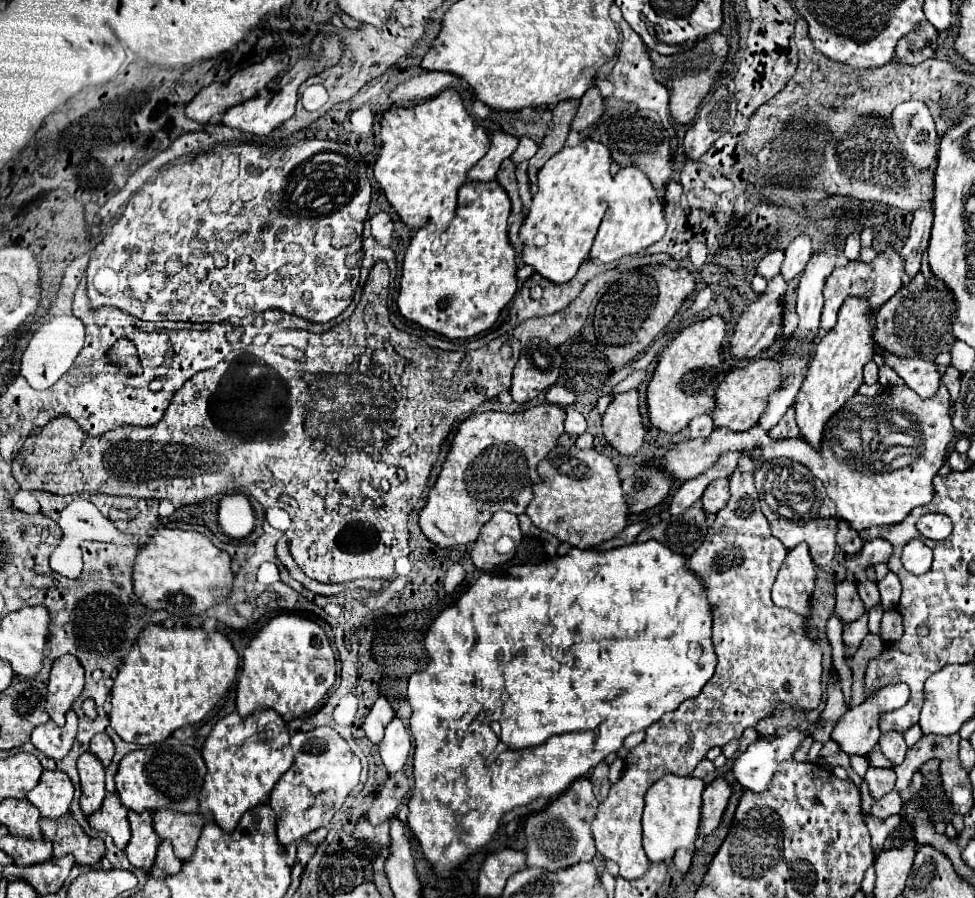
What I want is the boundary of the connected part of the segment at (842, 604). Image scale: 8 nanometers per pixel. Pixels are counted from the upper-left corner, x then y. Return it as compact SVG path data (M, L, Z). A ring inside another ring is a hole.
M845 579L837 583L837 605L835 605L835 615L843 625L857 621L865 613L863 601L859 599L857 585L853 579Z

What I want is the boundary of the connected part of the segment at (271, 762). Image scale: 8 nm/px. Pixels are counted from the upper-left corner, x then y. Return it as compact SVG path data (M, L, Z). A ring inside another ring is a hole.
M263 709L259 713L259 731L243 747L229 747L225 741L225 733L233 727L233 723L237 723L237 713L219 719L201 747L207 773L199 793L199 811L205 817L211 817L225 833L235 829L247 809L267 803L273 785L293 765L293 749L289 745L287 725L273 709Z

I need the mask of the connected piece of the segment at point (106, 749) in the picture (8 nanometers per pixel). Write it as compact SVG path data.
M97 733L97 735L91 739L91 743L89 743L89 751L95 753L95 755L101 759L101 763L107 767L107 765L111 763L111 757L113 757L113 753L115 753L115 747L113 747L113 741L109 739L109 735Z

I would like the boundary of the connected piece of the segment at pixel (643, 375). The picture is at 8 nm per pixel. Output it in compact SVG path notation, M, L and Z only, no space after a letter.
M645 369L633 371L627 379L623 379L621 383L617 383L617 385L613 387L613 397L619 395L619 393L627 393L627 391L631 391L631 389L637 389L637 387L645 385L647 381L649 381L649 373L647 373Z

